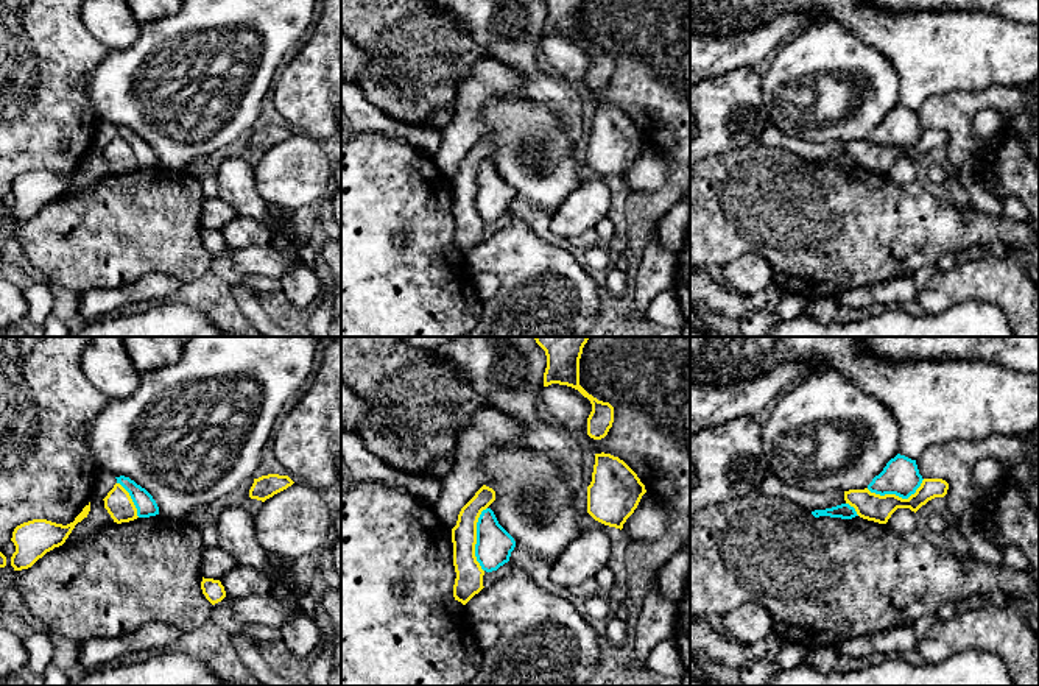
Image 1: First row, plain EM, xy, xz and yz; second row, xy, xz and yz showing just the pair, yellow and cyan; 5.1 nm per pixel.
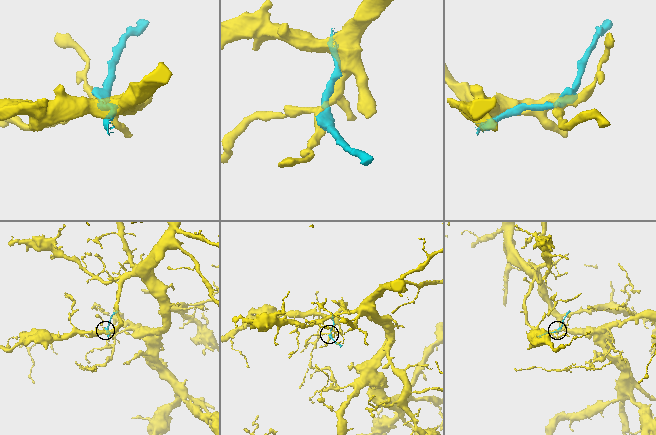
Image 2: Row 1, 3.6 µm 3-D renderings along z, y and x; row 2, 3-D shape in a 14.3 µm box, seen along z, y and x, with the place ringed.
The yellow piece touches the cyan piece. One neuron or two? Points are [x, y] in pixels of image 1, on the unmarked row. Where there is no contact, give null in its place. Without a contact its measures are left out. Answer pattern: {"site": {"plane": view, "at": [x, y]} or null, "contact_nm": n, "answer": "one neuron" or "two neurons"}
{"site": {"plane": "xz", "at": [475, 190]}, "contact_nm": 340, "answer": "one neuron"}

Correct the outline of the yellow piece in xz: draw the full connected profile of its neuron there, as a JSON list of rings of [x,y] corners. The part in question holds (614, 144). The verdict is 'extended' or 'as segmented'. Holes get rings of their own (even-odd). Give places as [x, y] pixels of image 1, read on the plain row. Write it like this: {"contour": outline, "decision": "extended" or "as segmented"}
{"contour": [[[604,103],[595,104],[587,137],[587,164],[595,172],[622,181],[645,143],[645,136],[623,111]]], "decision": "as segmented"}

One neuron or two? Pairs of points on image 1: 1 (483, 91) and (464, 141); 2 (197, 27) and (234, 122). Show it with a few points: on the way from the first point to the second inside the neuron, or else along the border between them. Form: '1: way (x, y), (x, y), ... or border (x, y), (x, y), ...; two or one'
1: way (471, 103), (464, 128); one
2: way (197, 50), (197, 80), (215, 99); one

